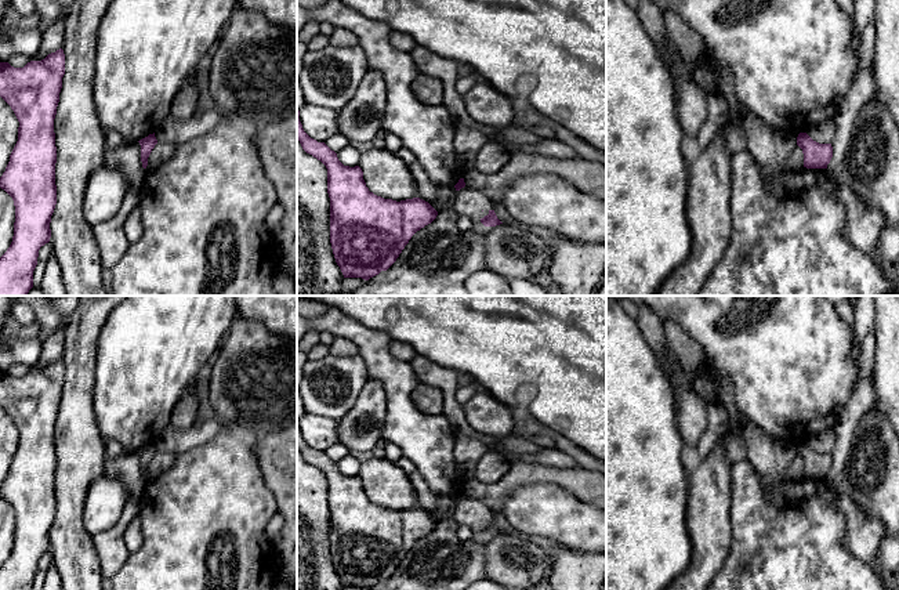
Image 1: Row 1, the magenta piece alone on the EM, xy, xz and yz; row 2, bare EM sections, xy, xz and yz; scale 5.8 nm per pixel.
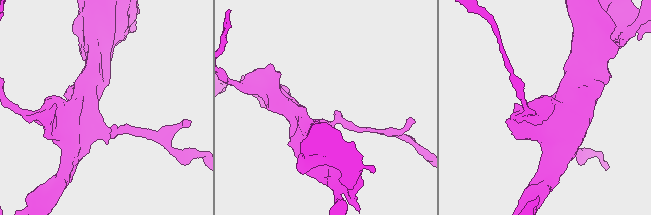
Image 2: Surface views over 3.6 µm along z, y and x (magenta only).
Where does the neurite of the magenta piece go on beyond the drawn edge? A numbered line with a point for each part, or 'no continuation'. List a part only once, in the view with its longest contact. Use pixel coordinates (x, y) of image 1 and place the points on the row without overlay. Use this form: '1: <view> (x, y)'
no continuation

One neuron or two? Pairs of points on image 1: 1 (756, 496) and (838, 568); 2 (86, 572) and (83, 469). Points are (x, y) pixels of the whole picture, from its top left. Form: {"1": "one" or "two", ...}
{"1": "one", "2": "one"}

